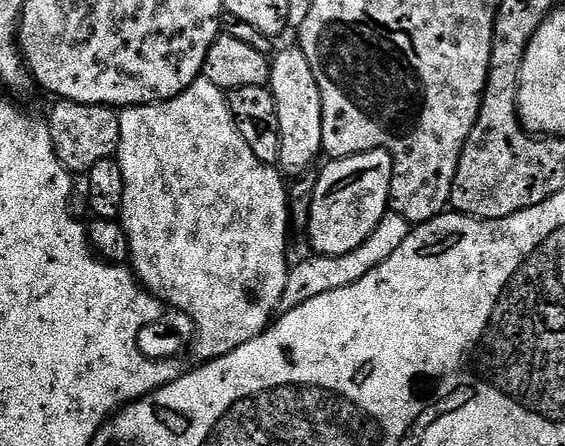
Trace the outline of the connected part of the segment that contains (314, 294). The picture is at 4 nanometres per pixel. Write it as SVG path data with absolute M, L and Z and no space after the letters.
M389 211L382 218L382 222L378 222L378 226L372 231L370 238L366 238L366 242L362 242L362 246L358 246L358 250L341 256L308 254L305 260L300 260L297 264L295 261L288 273L288 285L284 291L287 307L297 308L302 306L302 302L310 302L310 298L318 298L318 294L326 294L330 290L338 290L342 286L350 286L354 282L366 278L366 274L370 274L370 270L374 270L382 262L386 262L386 258L390 258L390 254L394 254L394 250L398 250L398 246L402 246L402 242L406 242L409 231L408 221L402 219L397 212Z

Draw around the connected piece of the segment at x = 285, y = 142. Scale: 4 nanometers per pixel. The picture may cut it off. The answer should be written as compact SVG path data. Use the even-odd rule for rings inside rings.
M298 46L284 48L271 57L272 78L270 87L278 110L280 131L279 171L288 178L300 178L304 171L322 156L322 98L314 72Z

